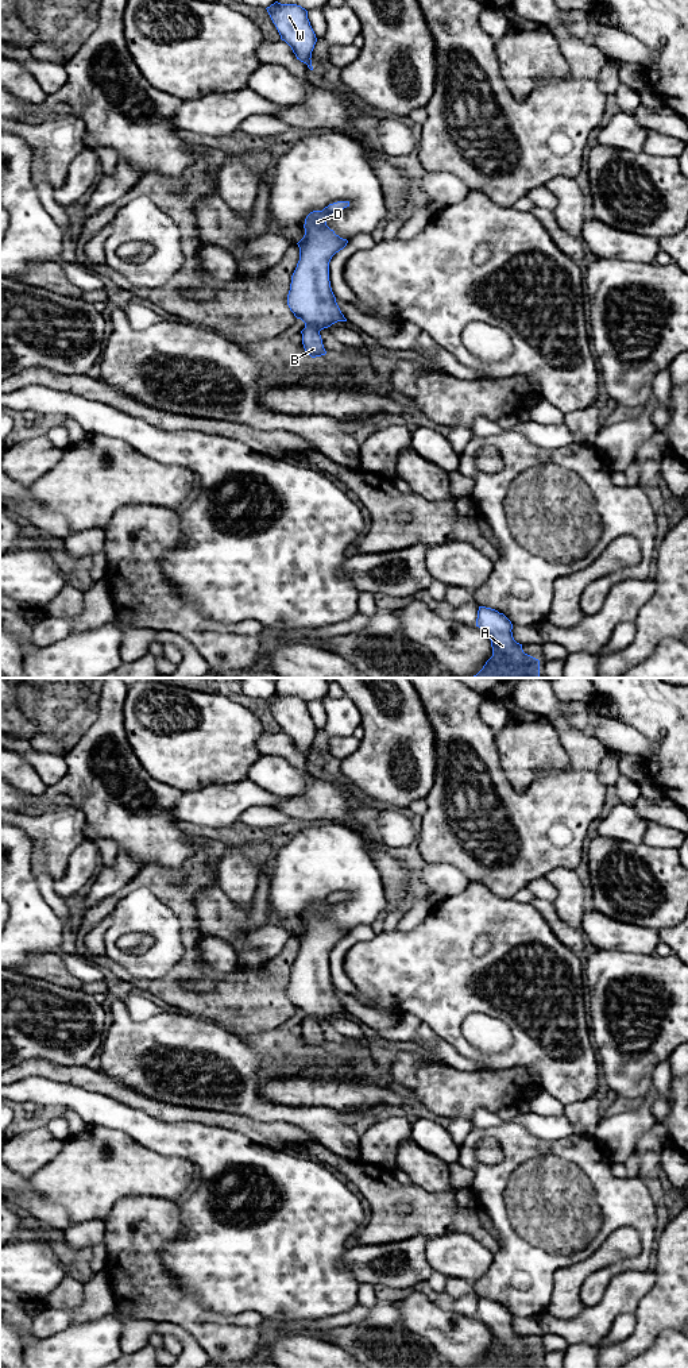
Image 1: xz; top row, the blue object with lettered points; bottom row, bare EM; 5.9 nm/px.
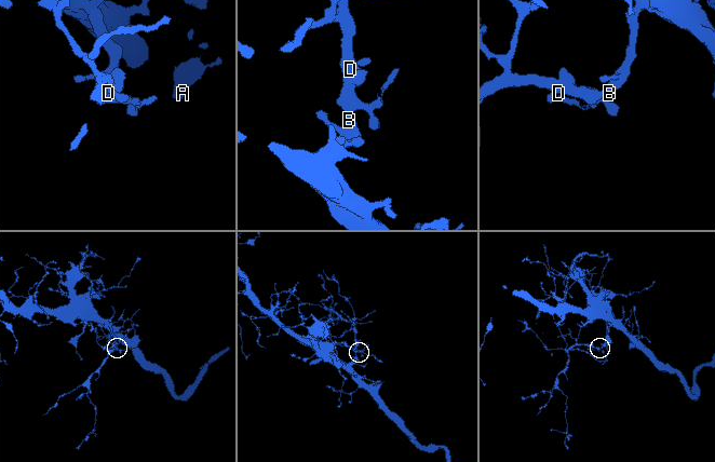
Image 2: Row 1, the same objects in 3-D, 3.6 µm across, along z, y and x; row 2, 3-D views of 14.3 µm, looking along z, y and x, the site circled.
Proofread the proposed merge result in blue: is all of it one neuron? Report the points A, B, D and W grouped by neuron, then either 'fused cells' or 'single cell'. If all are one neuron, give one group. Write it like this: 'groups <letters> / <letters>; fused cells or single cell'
groups A B D W; single cell

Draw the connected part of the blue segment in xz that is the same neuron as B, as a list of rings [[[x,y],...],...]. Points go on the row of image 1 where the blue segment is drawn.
[[[349,201],[329,204],[322,211],[313,211],[305,219],[305,235],[297,243],[299,261],[291,275],[287,305],[297,319],[305,323],[302,344],[312,357],[325,355],[320,331],[337,321],[347,321],[341,313],[329,281],[329,262],[348,240],[326,226],[326,220]]]

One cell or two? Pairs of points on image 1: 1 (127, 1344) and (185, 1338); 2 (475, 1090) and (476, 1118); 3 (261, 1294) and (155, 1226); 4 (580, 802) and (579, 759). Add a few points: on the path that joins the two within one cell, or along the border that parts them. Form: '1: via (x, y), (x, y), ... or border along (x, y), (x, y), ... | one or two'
1: via (142, 1329), (170, 1329) | one
2: border along (495, 1110), (476, 1109), (470, 1118) | two
3: border along (180, 1207), (180, 1233), (162, 1251), (167, 1270) | two
4: border along (595, 771), (559, 771), (548, 777) | two

